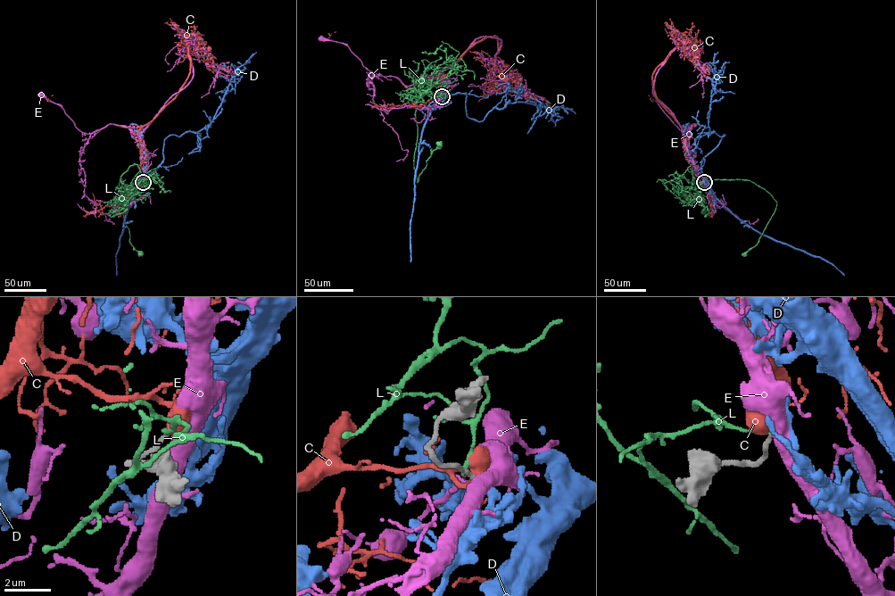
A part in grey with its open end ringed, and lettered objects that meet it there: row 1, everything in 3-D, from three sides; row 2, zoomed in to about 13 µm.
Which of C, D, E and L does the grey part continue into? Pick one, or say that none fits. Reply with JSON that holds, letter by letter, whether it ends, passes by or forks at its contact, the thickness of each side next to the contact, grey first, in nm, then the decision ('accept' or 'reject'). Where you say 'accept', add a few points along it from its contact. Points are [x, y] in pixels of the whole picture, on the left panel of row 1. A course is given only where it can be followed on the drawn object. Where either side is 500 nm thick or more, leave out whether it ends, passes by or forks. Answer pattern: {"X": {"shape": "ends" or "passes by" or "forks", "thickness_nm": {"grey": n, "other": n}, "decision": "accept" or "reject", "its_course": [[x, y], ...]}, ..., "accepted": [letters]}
{"C": {"thickness_nm": {"grey": 200, "other": 600}, "decision": "reject"}, "D": {"shape": "ends", "thickness_nm": {"grey": 170, "other": 400}, "decision": "reject"}, "E": {"thickness_nm": {"grey": 180, "other": 600}, "decision": "reject"}, "L": {"shape": "ends", "thickness_nm": {"grey": 240, "other": 170}, "decision": "reject"}, "accepted": []}

